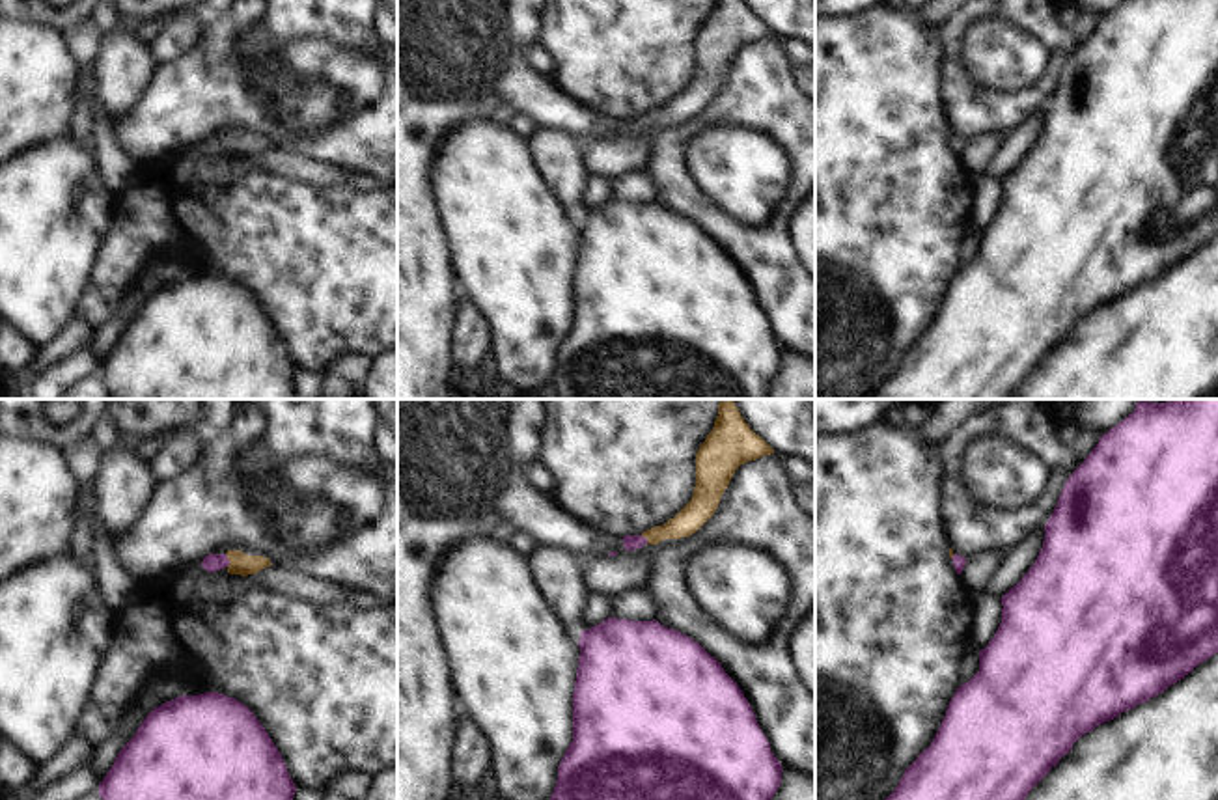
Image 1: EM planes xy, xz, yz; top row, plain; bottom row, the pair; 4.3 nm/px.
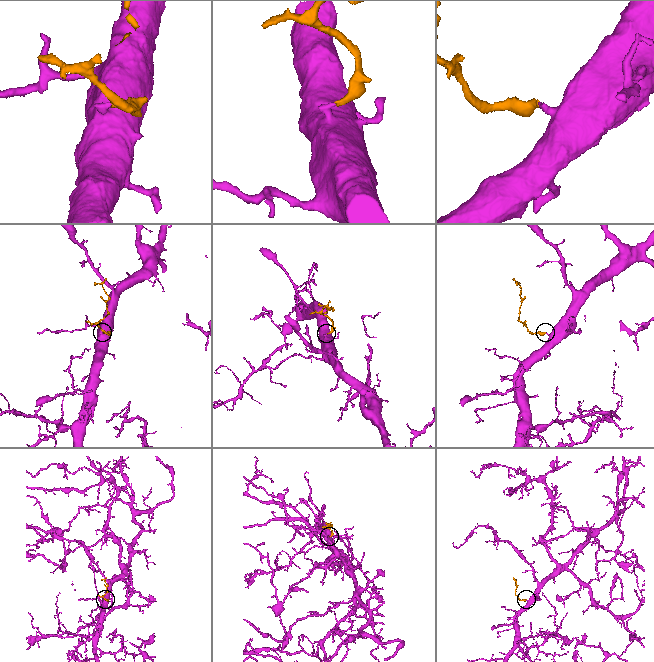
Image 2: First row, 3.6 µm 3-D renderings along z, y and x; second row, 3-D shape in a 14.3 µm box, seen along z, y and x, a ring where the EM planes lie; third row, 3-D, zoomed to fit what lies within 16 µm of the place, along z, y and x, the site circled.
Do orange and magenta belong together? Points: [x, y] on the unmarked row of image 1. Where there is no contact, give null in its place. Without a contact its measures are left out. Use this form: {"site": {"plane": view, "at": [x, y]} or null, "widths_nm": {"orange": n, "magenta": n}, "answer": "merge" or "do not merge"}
{"site": {"plane": "xy", "at": [228, 140]}, "widths_nm": {"orange": 100, "magenta": 80}, "answer": "merge"}

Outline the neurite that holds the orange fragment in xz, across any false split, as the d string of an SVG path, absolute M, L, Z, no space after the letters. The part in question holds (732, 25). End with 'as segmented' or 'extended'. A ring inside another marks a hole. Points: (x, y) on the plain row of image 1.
M716 0L713 13L696 35L692 82L666 106L645 112L642 117L625 117L625 132L696 116L714 97L735 52L770 35L774 32L750 11L744 0Z; extended

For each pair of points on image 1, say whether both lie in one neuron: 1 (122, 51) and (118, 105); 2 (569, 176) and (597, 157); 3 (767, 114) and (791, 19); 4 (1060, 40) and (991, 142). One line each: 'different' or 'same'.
1: same
2: different
3: different
4: different

